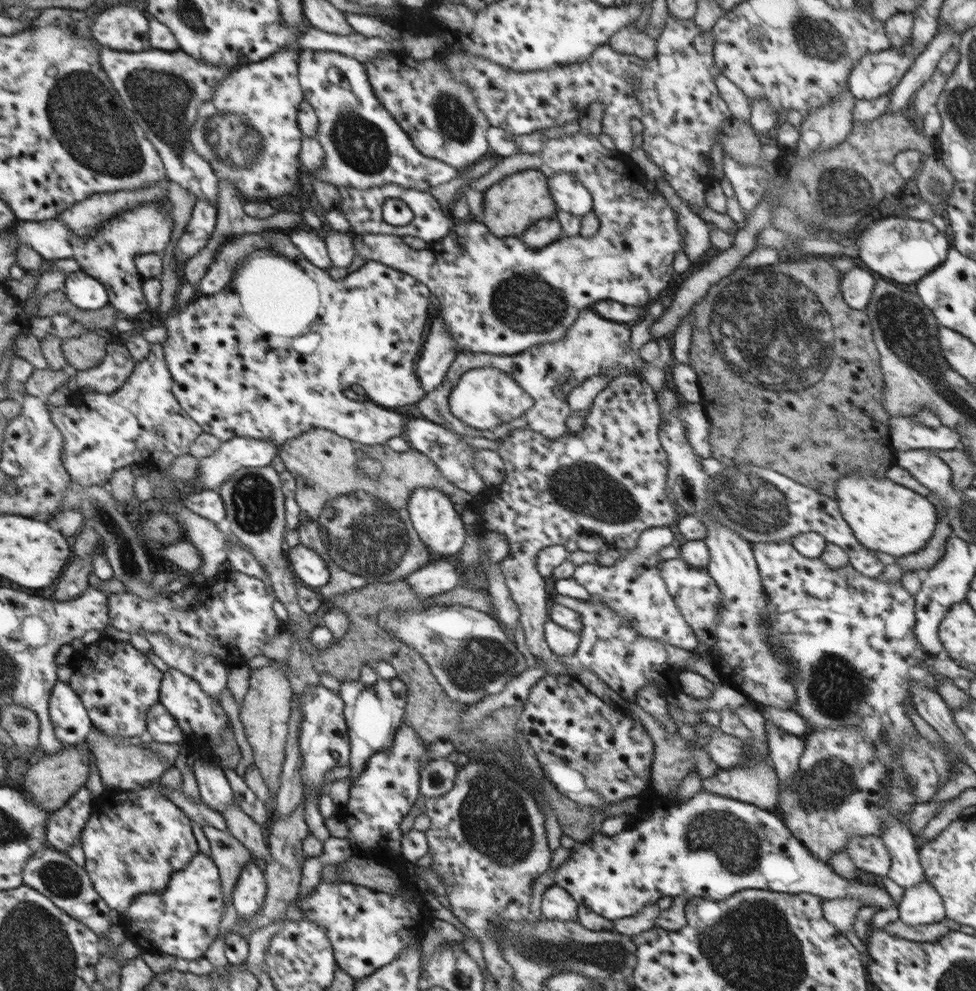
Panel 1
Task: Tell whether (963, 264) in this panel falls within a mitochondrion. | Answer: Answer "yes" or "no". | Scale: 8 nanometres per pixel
no

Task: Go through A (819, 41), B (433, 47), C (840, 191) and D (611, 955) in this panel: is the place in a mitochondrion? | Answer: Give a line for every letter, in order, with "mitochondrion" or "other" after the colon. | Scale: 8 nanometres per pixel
A: mitochondrion
B: other
C: mitochondrion
D: mitochondrion

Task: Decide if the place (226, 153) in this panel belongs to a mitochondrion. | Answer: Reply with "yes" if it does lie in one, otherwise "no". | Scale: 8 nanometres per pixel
yes

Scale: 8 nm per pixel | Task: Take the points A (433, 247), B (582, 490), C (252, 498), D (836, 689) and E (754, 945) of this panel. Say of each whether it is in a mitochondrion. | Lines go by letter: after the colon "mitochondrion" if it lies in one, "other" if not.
A: other
B: mitochondrion
C: mitochondrion
D: mitochondrion
E: mitochondrion

